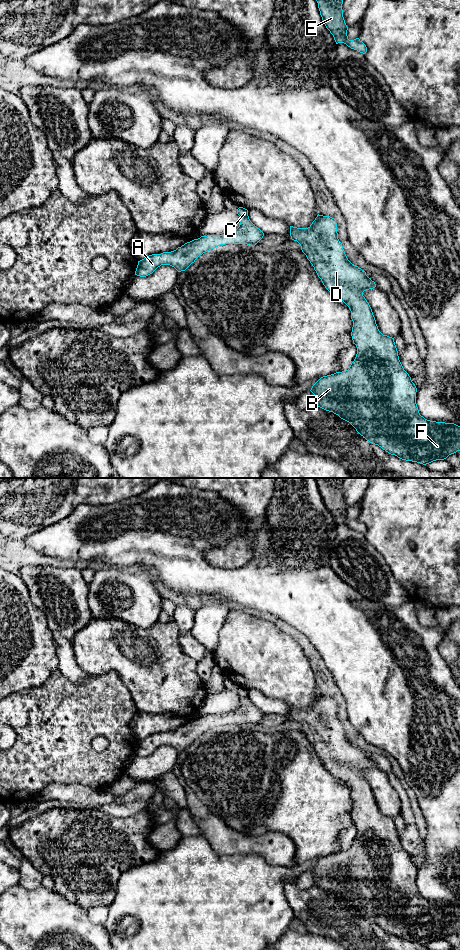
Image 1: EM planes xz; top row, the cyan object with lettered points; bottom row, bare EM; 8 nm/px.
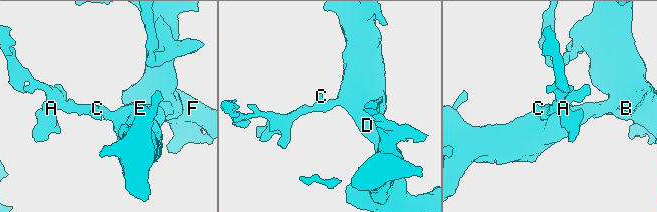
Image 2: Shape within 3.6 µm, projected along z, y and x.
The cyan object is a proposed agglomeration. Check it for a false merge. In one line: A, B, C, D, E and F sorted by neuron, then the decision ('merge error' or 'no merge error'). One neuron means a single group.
A B C D E F; no merge error

